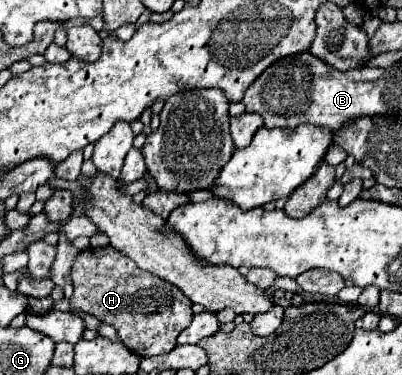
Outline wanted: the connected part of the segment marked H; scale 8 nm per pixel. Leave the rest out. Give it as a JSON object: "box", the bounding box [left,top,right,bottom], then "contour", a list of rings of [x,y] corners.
{"box":[70,247,192,357],"contour":[[[114,247],[80,251],[72,265],[74,293],[70,305],[74,311],[84,311],[112,325],[124,345],[140,357],[162,355],[176,347],[176,337],[190,325],[192,303],[178,287],[142,271],[132,259]]]}

